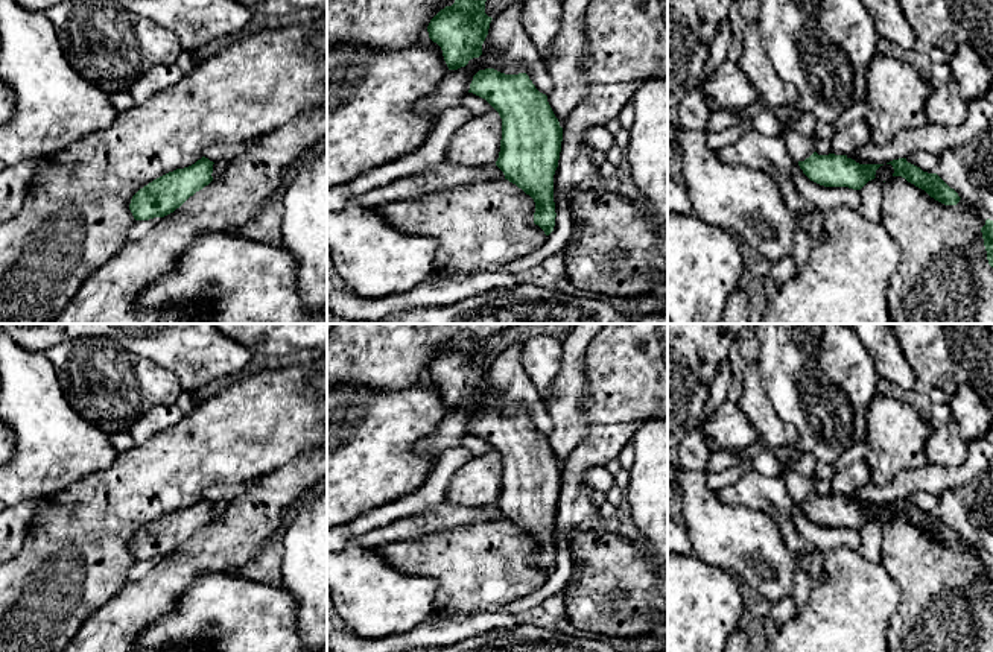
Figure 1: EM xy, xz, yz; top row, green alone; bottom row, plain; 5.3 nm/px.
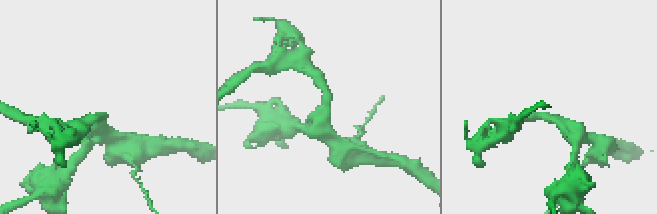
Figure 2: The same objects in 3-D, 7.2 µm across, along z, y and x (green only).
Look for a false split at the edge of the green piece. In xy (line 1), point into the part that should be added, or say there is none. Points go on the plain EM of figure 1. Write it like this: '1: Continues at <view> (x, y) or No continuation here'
1: No continuation here

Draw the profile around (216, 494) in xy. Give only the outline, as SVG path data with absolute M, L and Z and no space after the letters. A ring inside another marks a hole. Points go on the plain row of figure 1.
M245 483L227 485L227 486L210 486L204 491L204 497L213 503L231 502L236 495L245 491Z

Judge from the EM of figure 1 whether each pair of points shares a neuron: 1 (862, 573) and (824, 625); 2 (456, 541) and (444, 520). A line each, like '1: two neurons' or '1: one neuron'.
1: one neuron
2: two neurons

